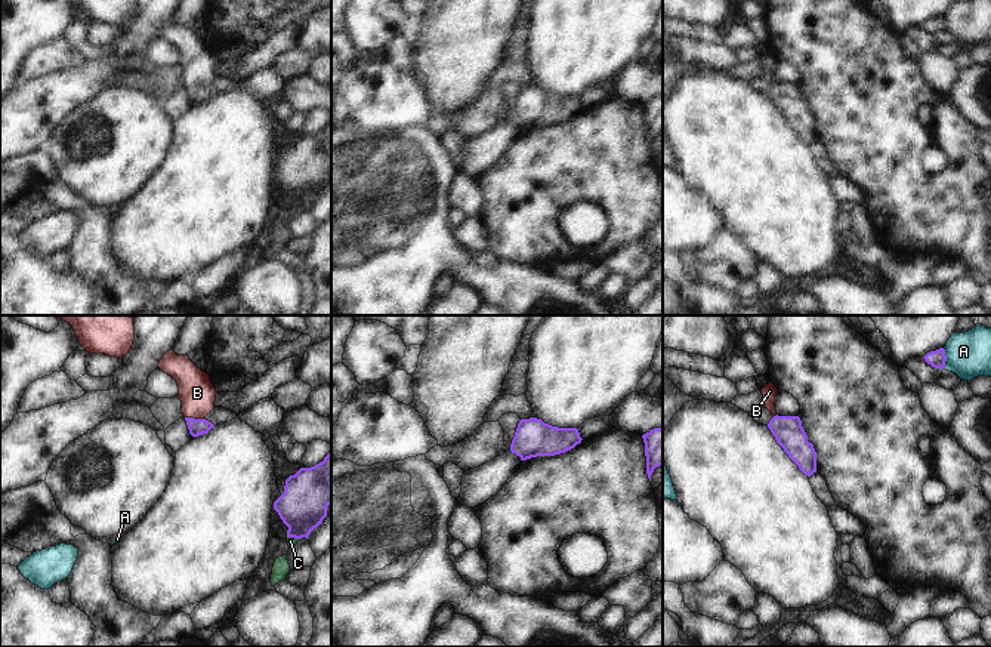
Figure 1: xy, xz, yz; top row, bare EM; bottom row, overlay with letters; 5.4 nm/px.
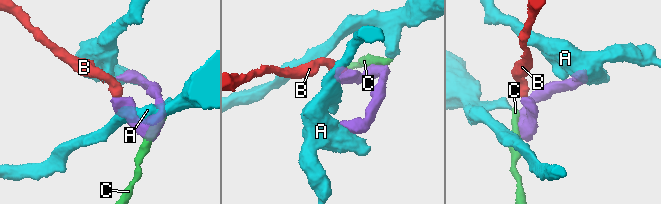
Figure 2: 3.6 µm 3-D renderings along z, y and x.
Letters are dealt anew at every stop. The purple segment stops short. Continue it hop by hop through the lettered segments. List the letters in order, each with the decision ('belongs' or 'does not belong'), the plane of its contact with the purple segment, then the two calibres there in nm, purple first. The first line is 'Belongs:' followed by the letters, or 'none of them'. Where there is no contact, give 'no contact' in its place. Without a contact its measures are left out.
Belongs: B
A: does not belong; meets purple in yz; 100 nm thick on the purple side, 240 nm on the other
B: belongs; meets purple in xy; 100 nm thick on the purple side, 190 nm on the other
C: does not belong; meets purple in xy; 260 nm thick on the purple side, 50 nm on the other

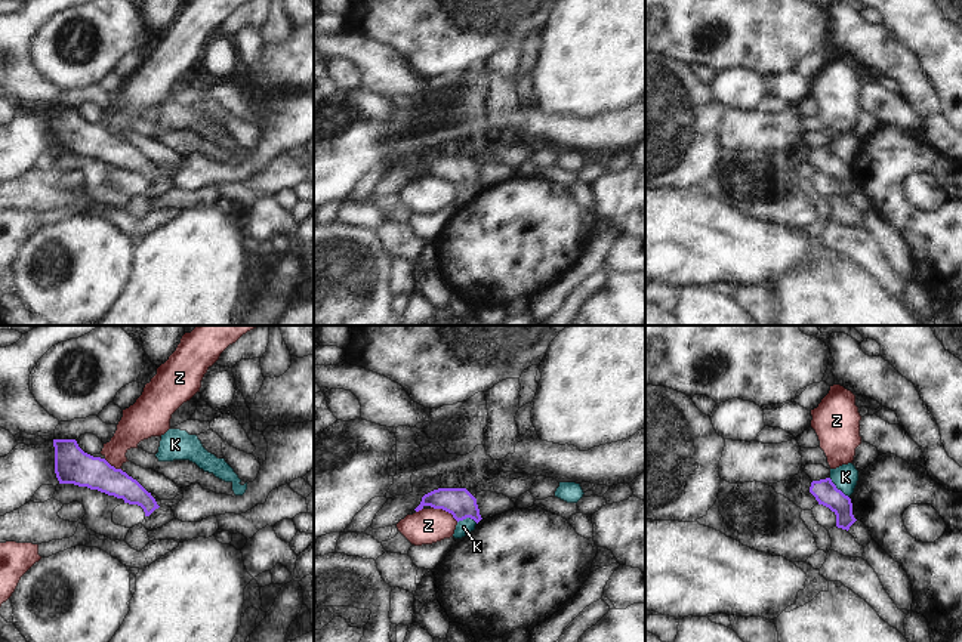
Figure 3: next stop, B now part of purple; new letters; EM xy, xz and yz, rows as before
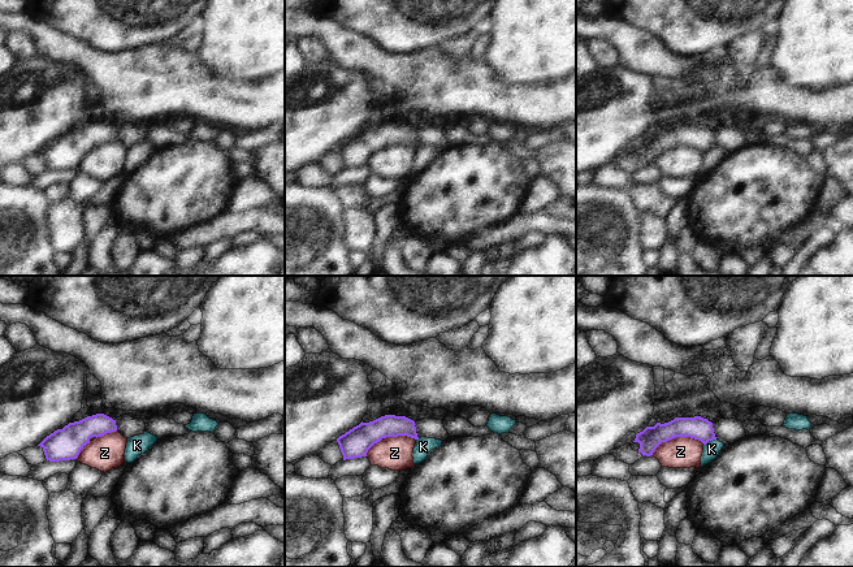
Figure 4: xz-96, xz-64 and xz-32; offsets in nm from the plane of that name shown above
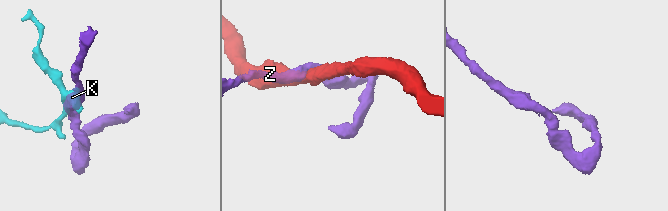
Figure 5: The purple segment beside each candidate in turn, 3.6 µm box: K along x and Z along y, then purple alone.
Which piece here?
Belongs: K
K: belongs; meets purple in yz; 130 nm thick on the purple side, 140 nm on the other
Z: does not belong; meets purple in xz; 160 nm thick on the purple side, 190 nm on the other

